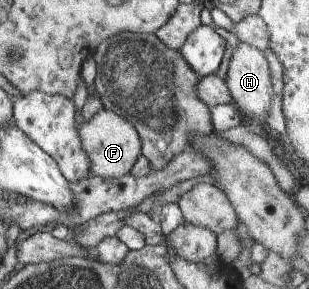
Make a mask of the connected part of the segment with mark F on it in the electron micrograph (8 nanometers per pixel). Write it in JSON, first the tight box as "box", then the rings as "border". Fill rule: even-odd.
{"box":[76,107,141,178],"border":[[[102,107],[90,119],[83,119],[80,125],[76,125],[76,129],[79,147],[83,149],[91,164],[87,172],[90,176],[118,178],[127,175],[141,155],[141,142],[132,123],[108,108]]]}

